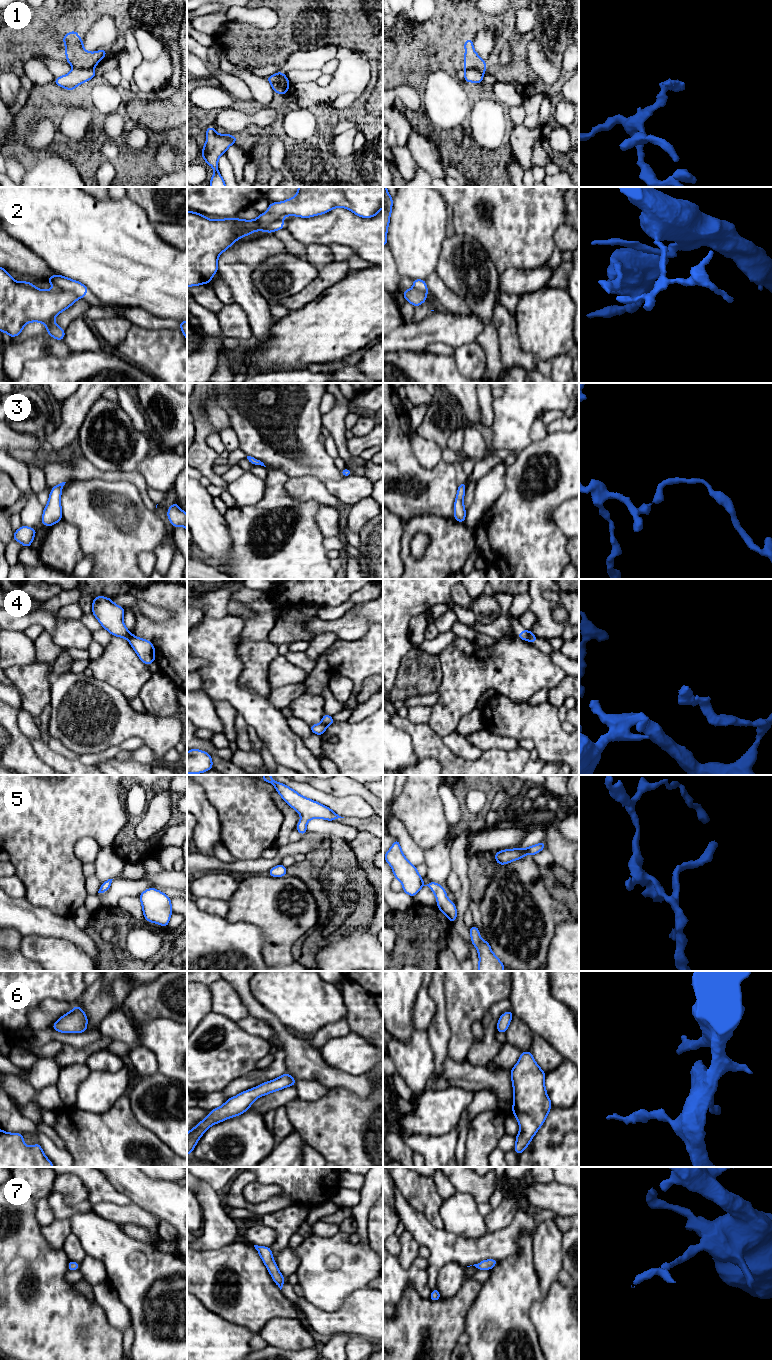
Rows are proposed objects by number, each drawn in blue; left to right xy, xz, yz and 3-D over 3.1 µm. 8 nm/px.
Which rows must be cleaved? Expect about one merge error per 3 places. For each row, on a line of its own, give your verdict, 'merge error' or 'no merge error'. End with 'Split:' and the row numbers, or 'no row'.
1: merge error
2: merge error
3: no merge error
4: merge error
5: no merge error
6: no merge error
7: no merge error
Split: 1, 2, 4

